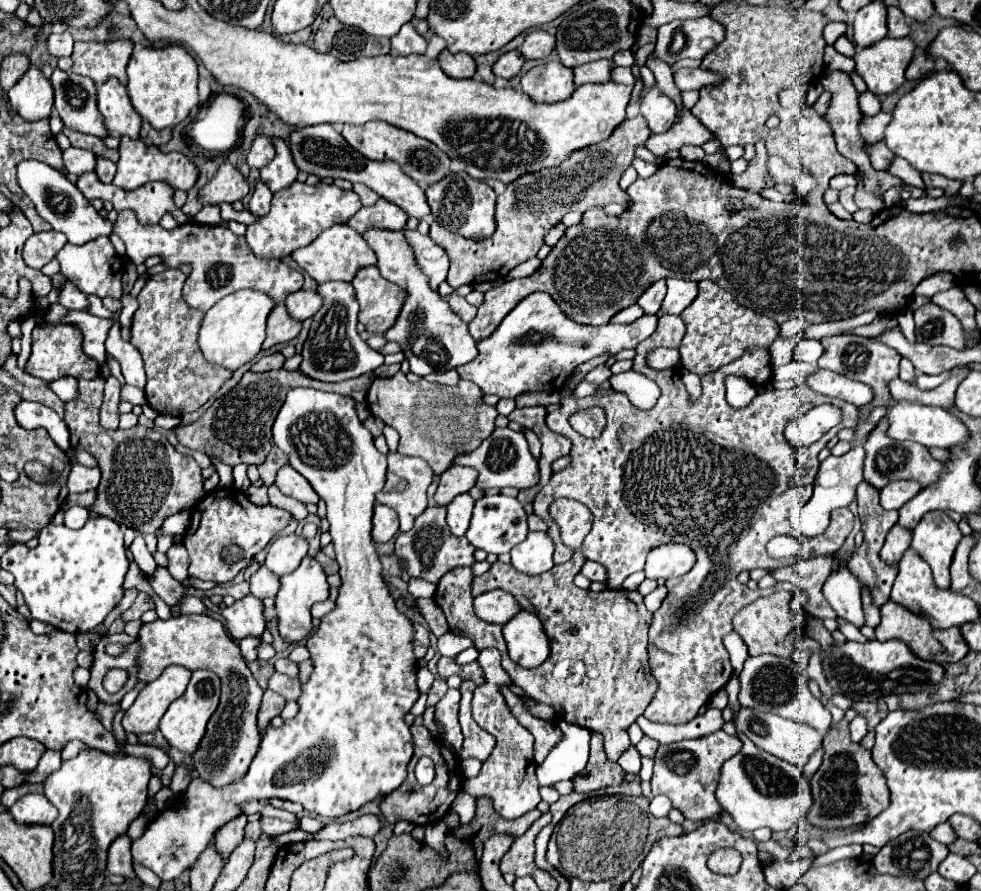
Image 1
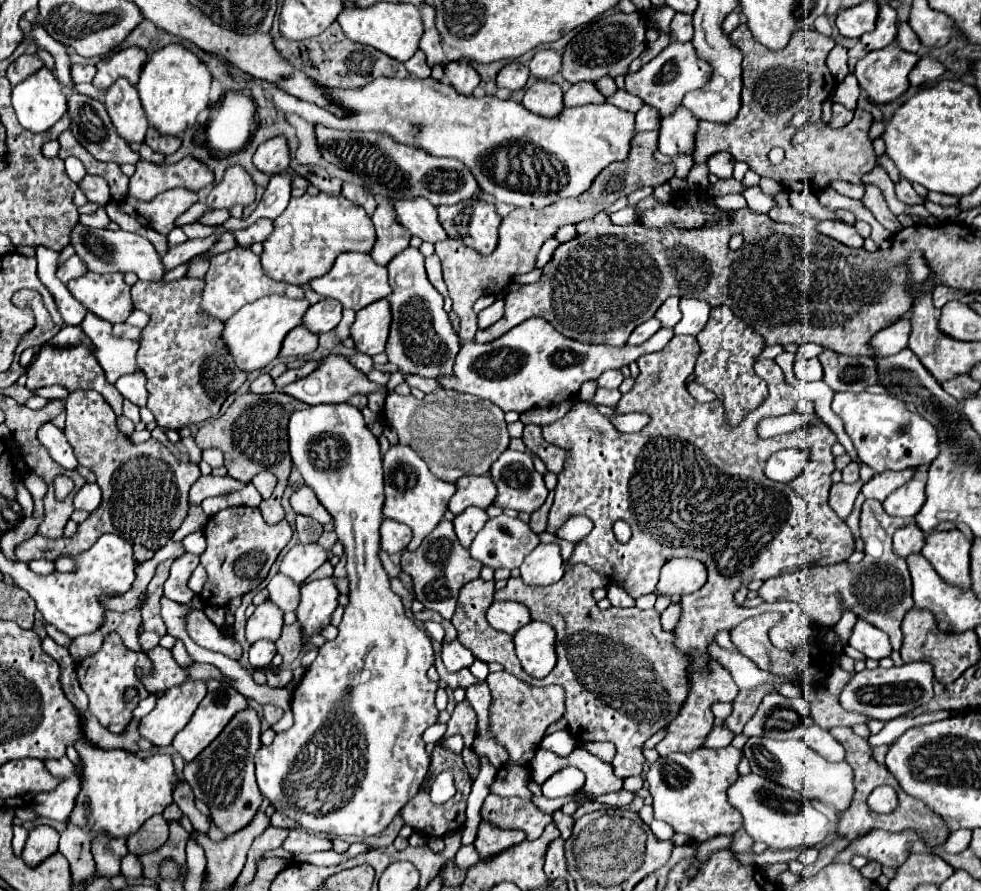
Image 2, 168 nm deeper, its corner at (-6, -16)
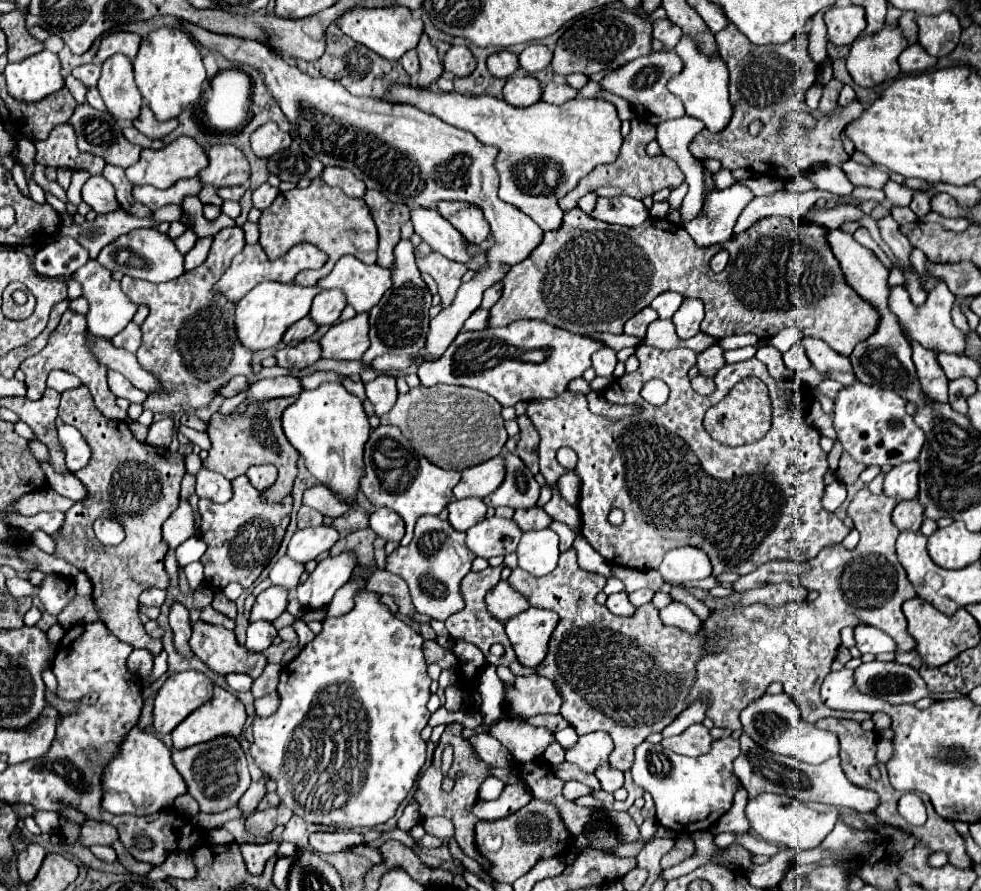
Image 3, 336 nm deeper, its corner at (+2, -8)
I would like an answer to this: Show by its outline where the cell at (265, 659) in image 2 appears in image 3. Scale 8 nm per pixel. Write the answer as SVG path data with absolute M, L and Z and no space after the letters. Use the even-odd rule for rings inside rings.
M267 620L251 622L249 628L247 628L245 648L253 650L253 652L263 652L265 648L271 646L275 636L277 636L277 630L275 630L275 626L271 622L267 622Z

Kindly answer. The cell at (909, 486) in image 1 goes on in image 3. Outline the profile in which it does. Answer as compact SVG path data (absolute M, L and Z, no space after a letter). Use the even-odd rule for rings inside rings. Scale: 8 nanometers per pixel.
M903 462L885 474L883 494L895 500L911 500L919 490L919 462Z

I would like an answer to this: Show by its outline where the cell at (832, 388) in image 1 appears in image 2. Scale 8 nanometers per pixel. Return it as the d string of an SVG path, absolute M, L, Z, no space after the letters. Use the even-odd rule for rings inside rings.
M837 392L833 396L831 408L843 420L847 434L855 442L859 458L875 472L931 464L941 454L935 426L929 424L921 414L909 412L905 402L891 394Z

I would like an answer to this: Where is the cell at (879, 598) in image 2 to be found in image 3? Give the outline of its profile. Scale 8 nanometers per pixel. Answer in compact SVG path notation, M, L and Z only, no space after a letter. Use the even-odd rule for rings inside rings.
M863 488L855 494L847 510L861 534L861 540L853 550L836 544L825 547L807 562L771 560L733 582L735 592L747 592L769 582L797 578L809 592L824 592L813 602L793 600L779 608L751 604L713 610L701 624L699 632L689 634L679 628L665 626L653 604L639 608L633 618L613 616L605 606L595 602L595 596L605 588L607 578L581 570L577 554L571 548L561 554L557 568L547 576L535 578L521 568L515 568L509 576L509 584L521 592L531 606L555 610L561 618L551 636L549 652L539 666L527 668L519 664L513 648L509 646L503 624L487 612L485 594L501 580L505 564L497 568L489 566L477 574L469 572L463 578L461 593L465 598L465 608L449 616L449 634L475 644L485 656L489 656L493 644L501 644L503 656L493 656L491 660L499 660L497 664L507 666L515 676L539 674L551 678L563 698L561 716L575 728L577 734L605 730L615 744L609 762L613 768L623 772L631 768L633 750L651 732L661 732L701 696L709 698L705 716L711 718L717 728L727 728L731 732L741 730L741 710L761 698L771 682L781 682L784 692L795 700L795 706L805 722L813 724L827 716L863 722L871 718L869 712L839 712L827 708L819 696L819 686L831 672L831 662L841 644L839 632L845 626L867 624L879 628L897 640L901 652L915 650L915 640L907 632L907 620L901 612L901 604L917 594L913 592L913 586L895 554L895 540L899 534L891 520L895 504L895 498L883 494L875 496ZM842 564L855 568L857 572L855 596L853 592L843 590L841 583L839 588L839 579L846 567Z

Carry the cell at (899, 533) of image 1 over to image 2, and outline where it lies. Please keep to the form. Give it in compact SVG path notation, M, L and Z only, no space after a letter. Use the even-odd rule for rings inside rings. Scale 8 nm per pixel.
M915 522L905 524L893 536L893 552L901 558L907 558L909 554L921 552L923 544L925 544L925 534L917 528Z

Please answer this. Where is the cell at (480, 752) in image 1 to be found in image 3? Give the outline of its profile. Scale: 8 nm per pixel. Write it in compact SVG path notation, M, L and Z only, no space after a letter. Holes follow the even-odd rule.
M521 720L499 722L491 728L489 734L511 752L517 764L531 762L537 756L543 756L547 746L555 742L553 732L549 732L547 728L535 728Z

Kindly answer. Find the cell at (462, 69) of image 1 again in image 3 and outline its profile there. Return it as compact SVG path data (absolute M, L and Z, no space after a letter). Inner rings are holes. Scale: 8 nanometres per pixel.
M451 46L445 56L445 70L453 72L455 76L467 76L475 70L475 58L467 46Z

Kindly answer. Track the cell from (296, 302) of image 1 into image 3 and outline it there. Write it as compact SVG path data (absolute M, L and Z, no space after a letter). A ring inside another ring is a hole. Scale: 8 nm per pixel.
M323 290L315 296L309 316L317 324L335 324L345 306L347 306L347 300L341 290Z

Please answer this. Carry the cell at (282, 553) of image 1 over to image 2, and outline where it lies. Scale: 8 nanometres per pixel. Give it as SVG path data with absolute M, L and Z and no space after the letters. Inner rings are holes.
M297 544L291 548L283 562L281 572L289 576L293 582L305 582L323 562L327 560L327 552L319 544Z

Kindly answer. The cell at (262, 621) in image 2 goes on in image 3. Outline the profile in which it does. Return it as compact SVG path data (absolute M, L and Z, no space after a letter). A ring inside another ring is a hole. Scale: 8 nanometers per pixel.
M271 586L267 590L263 590L257 600L255 606L251 610L251 622L255 620L269 620L273 622L277 616L281 616L287 608L287 590L281 586Z

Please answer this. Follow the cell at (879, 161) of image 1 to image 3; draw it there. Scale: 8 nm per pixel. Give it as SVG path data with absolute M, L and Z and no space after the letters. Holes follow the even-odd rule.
M917 192L913 202L909 204L909 208L915 212L917 220L921 220L921 218L925 218L931 212L931 198L927 194L923 194L923 192Z

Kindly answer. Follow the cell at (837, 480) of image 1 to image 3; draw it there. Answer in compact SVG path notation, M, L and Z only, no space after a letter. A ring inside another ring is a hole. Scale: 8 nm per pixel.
M835 480L835 482L831 482L829 486L825 486L825 494L823 494L823 498L821 498L821 504L823 504L825 510L833 512L835 508L839 508L839 506L843 504L845 496L847 496L845 486L843 486L839 480Z

